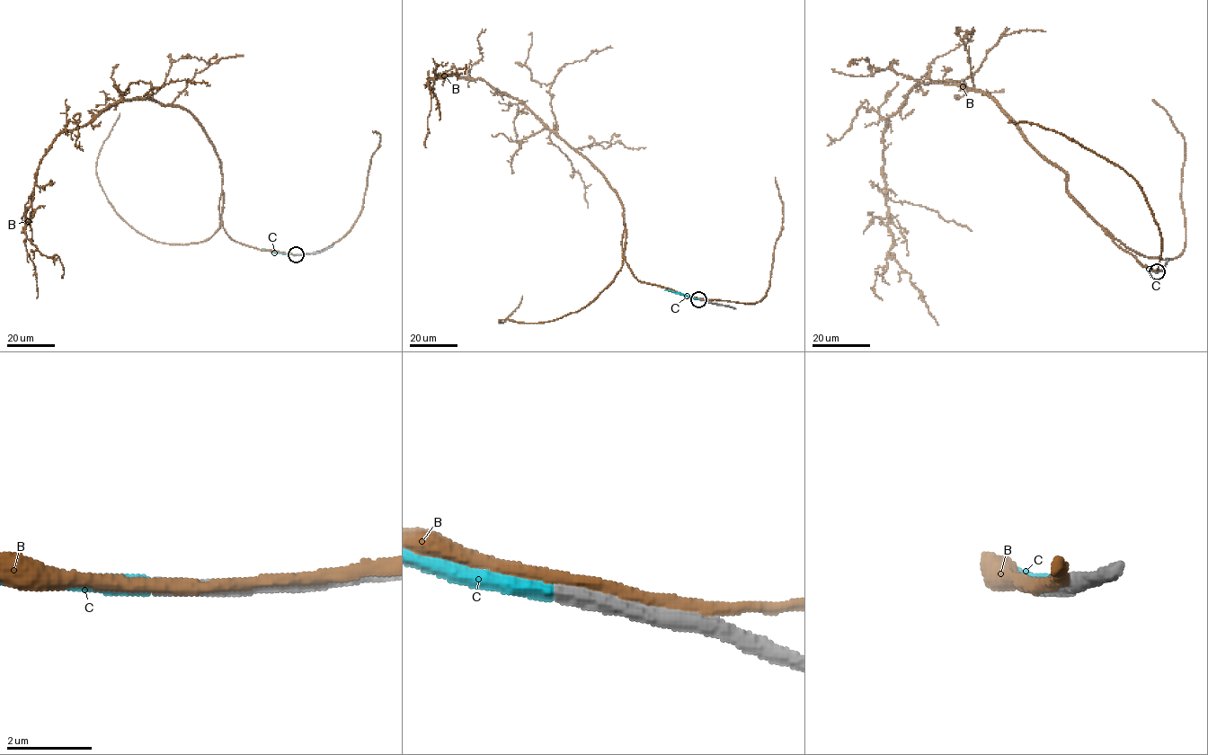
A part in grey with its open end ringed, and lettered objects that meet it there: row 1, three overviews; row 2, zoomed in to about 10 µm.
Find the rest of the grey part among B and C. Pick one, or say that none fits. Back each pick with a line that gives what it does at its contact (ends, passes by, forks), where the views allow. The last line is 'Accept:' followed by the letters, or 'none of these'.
C: it ends there
Accept: C

